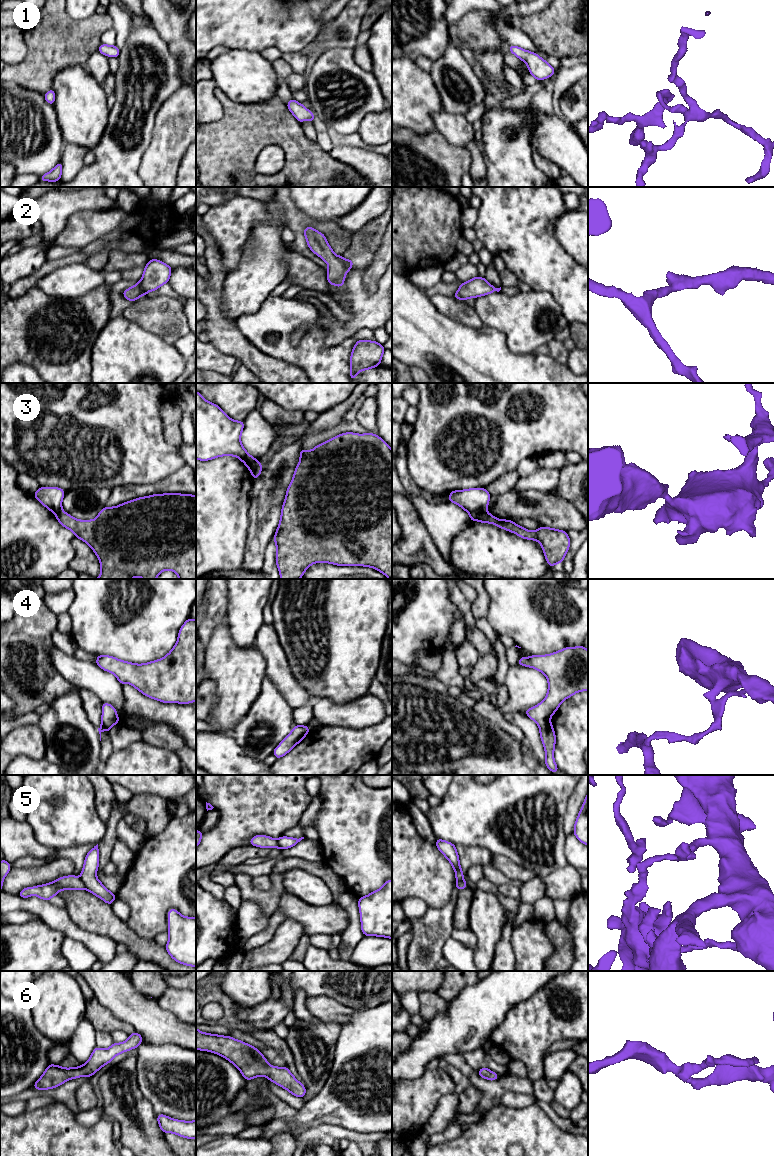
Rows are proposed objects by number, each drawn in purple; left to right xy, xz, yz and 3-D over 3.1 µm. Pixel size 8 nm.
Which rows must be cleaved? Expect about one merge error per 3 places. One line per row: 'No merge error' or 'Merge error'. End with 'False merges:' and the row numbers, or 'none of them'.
1: No merge error
2: No merge error
3: Merge error
4: Merge error
5: Merge error
6: No merge error
False merges: 3, 4, 5

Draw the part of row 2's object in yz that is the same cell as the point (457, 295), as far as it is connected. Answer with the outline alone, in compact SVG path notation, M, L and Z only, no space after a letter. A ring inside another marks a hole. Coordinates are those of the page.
M476 276L475 278L461 283L458 291L453 295L454 298L460 300L467 300L471 297L477 298L480 296L488 295L494 291L499 292L500 288L494 288L486 278Z

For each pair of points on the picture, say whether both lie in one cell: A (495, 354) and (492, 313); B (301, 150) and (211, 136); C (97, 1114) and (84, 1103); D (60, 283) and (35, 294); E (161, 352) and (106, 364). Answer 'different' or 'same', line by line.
A: different
B: same
C: different
D: different
E: same

